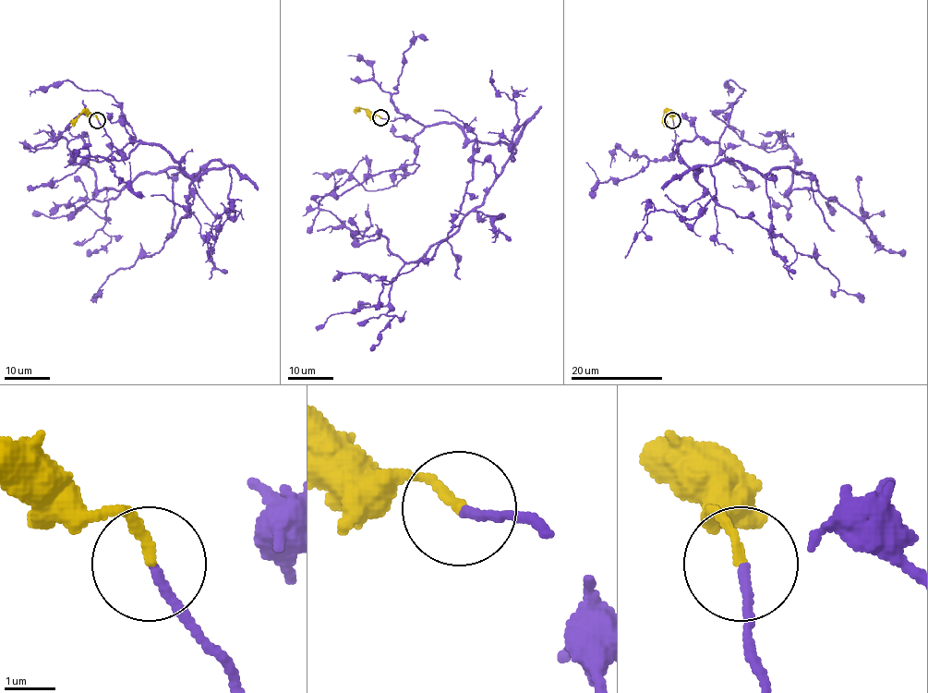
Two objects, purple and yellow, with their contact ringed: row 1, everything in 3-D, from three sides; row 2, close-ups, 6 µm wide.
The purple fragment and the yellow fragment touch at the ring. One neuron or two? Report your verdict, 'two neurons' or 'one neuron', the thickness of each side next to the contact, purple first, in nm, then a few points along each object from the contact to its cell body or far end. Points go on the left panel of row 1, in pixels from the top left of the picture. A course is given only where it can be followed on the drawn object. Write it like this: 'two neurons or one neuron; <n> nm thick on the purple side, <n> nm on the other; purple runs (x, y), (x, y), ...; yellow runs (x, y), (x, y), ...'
one neuron; 170 nm thick on the purple side, 180 nm on the other; purple runs (97, 119), (126, 158), (152, 143), (194, 177), (228, 165), (98, 189), (63, 138), (35, 148), (83, 100); yellow runs (97, 119), (94, 115), (82, 113), (73, 127)

